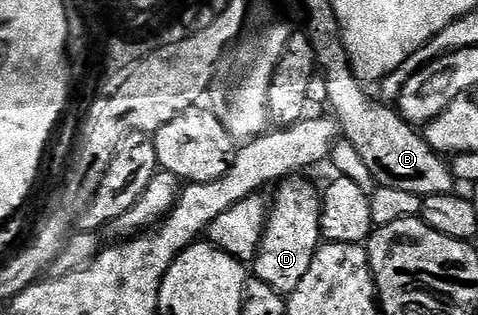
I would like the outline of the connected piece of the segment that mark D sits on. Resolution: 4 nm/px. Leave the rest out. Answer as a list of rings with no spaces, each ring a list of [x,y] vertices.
[[[291,175],[278,182],[279,190],[276,191],[275,198],[270,198],[267,226],[259,244],[259,254],[253,262],[254,277],[261,279],[261,283],[269,283],[273,291],[284,295],[297,291],[321,244],[321,193],[304,177],[306,176]]]

